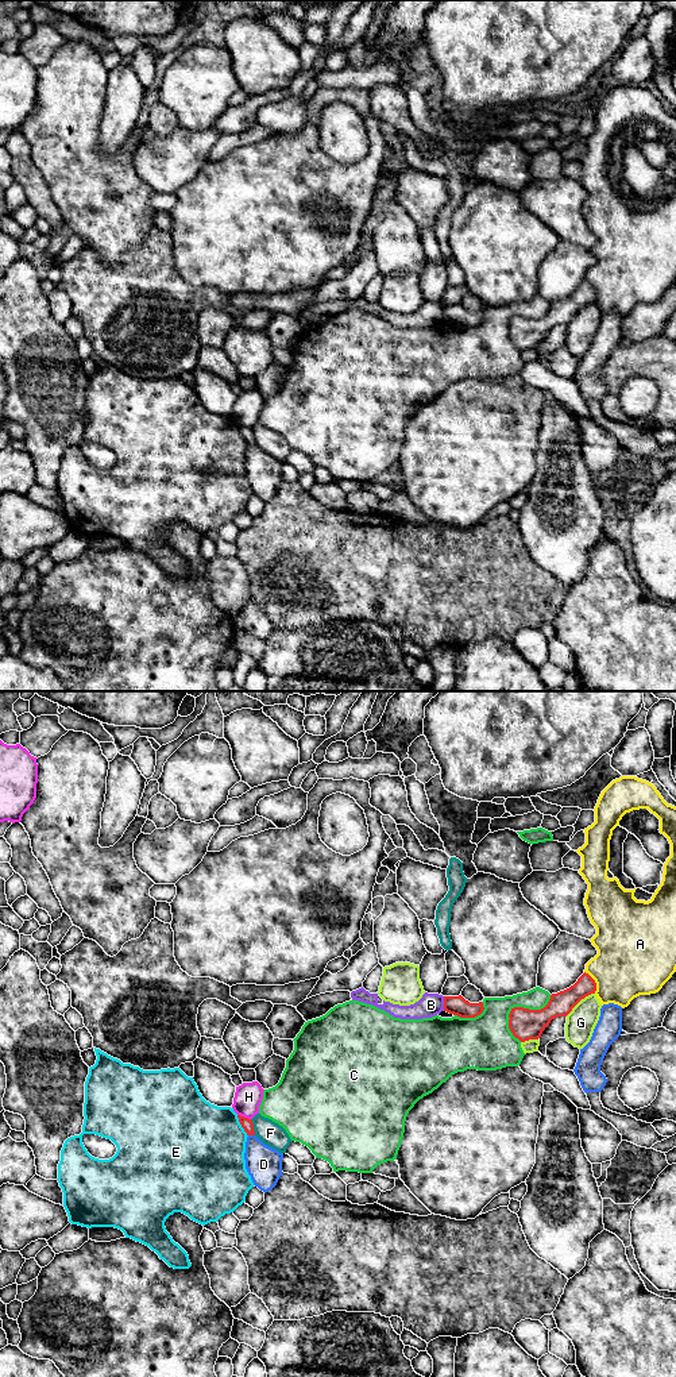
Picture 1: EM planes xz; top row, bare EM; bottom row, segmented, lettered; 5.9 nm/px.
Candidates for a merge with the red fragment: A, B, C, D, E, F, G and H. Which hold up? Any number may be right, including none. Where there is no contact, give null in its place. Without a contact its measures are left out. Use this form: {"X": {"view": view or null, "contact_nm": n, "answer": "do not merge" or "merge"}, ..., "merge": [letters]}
{"A": {"view": "xz", "contact_nm": 150, "answer": "do not merge"}, "B": {"view": "xz", "contact_nm": 90, "answer": "do not merge"}, "C": {"view": "xz", "contact_nm": 340, "answer": "do not merge"}, "D": {"view": "xz", "contact_nm": 40, "answer": "do not merge"}, "E": {"view": "xz", "contact_nm": 140, "answer": "do not merge"}, "F": {"view": "xz", "contact_nm": 100, "answer": "do not merge"}, "G": {"view": "xz", "contact_nm": 220, "answer": "do not merge"}, "H": {"view": "xz", "contact_nm": 90, "answer": "do not merge"}, "merge": []}

